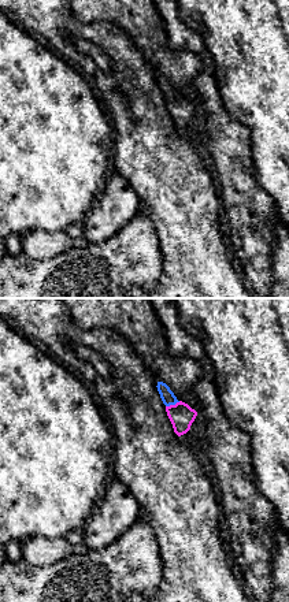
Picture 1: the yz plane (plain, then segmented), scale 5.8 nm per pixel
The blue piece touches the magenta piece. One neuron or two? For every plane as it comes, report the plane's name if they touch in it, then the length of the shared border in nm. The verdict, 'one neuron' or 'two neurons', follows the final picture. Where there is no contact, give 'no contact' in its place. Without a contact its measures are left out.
meets blue in yz; contact 90 nm long

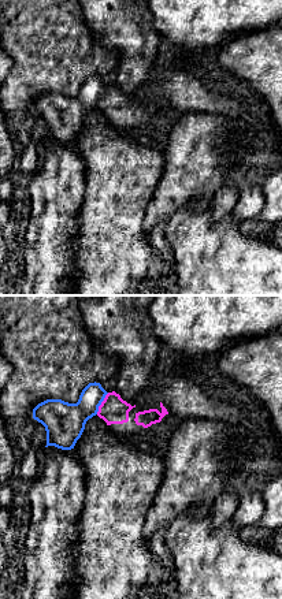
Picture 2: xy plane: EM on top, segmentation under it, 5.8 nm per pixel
meets blue in xy; contact 150 nm long

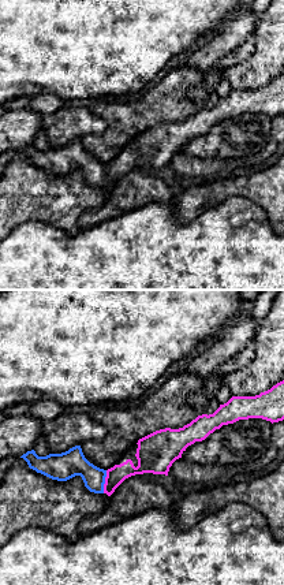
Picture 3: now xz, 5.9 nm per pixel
meets blue in xz; contact 140 nm long

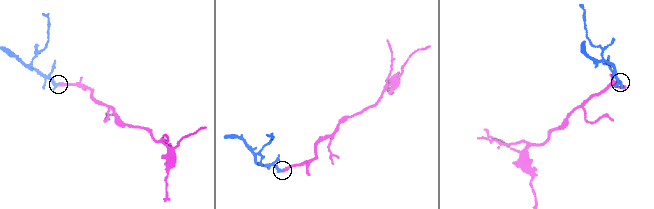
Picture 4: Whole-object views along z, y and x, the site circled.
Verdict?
one neuron

